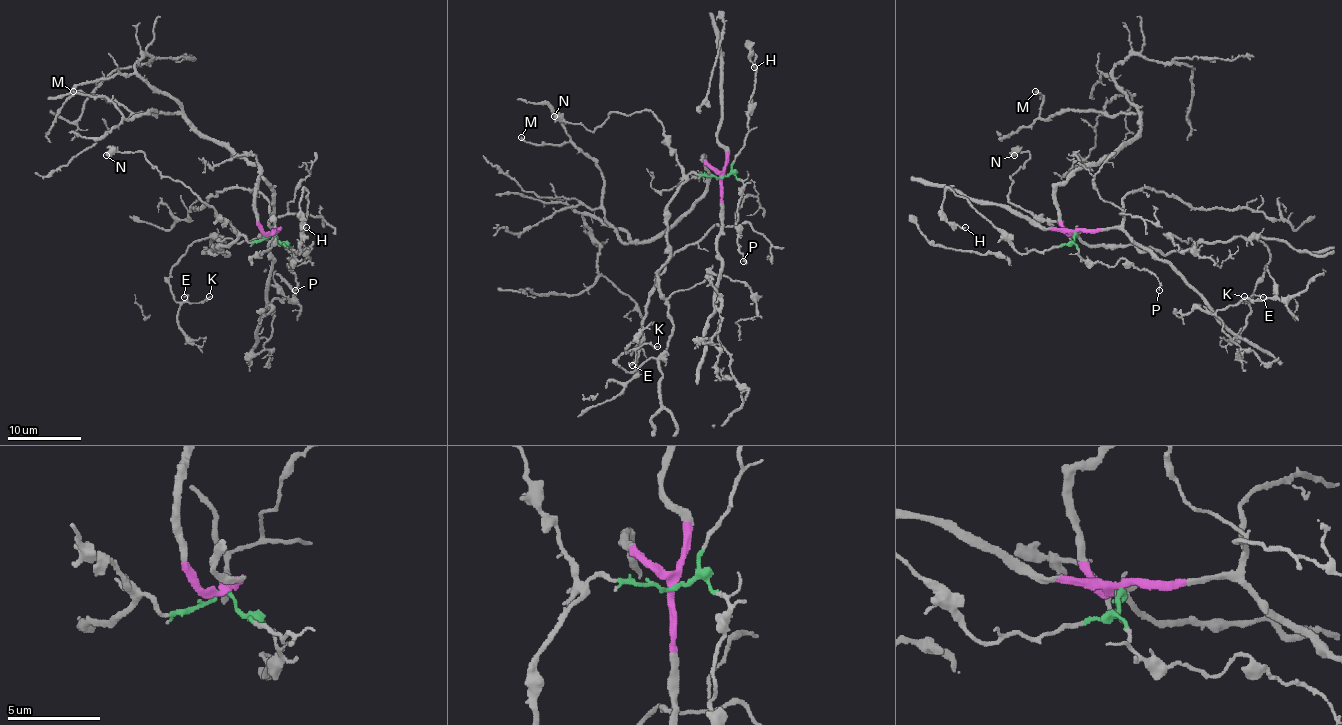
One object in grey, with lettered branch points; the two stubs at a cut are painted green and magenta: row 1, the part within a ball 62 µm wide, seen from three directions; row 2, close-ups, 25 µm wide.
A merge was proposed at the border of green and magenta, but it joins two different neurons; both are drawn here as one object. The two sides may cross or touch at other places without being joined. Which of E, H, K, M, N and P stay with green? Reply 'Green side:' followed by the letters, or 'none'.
Green side: E, H, K, N, P

